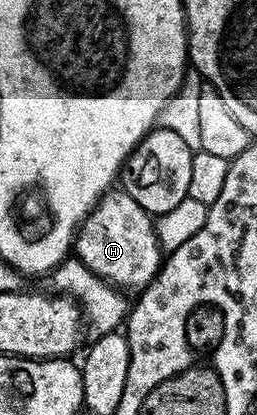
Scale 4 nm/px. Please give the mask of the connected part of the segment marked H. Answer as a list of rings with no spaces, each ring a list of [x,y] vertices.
[[[121,187],[106,190],[90,206],[87,218],[74,230],[73,253],[82,265],[89,267],[89,271],[120,291],[146,289],[147,284],[159,274],[159,267],[165,260],[152,214],[146,213],[141,203]]]

